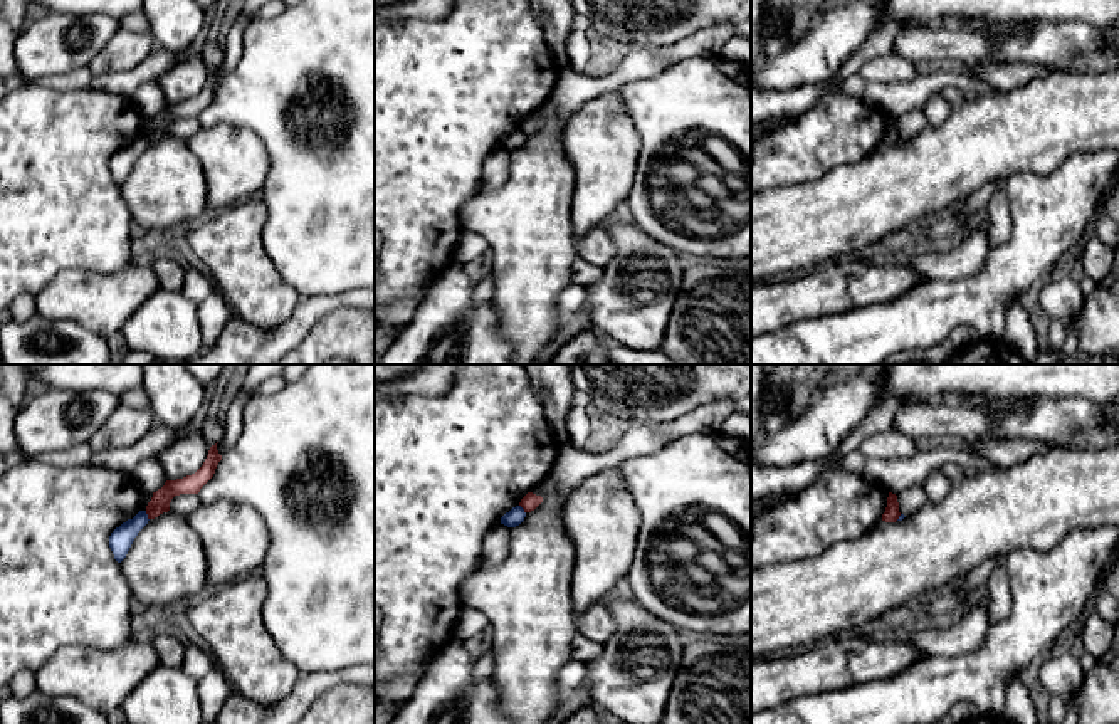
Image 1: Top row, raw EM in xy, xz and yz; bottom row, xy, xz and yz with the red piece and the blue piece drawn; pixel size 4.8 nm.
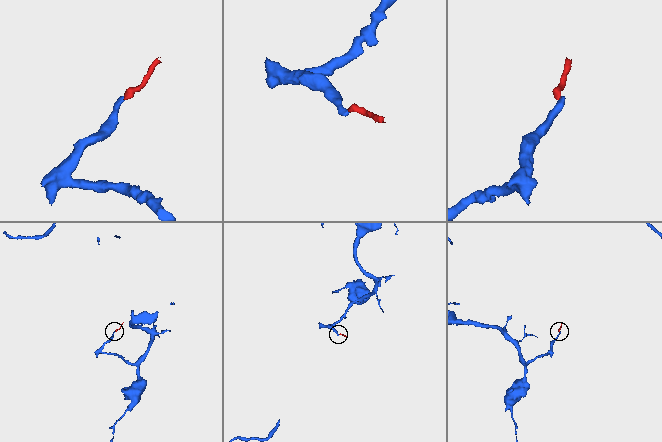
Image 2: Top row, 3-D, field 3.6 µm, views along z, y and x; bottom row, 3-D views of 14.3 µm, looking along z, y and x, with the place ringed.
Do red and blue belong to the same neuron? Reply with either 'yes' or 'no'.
no

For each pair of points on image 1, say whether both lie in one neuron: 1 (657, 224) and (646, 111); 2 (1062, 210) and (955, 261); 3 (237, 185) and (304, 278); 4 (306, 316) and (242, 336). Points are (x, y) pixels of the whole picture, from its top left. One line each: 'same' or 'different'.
1: same
2: different
3: different
4: same

